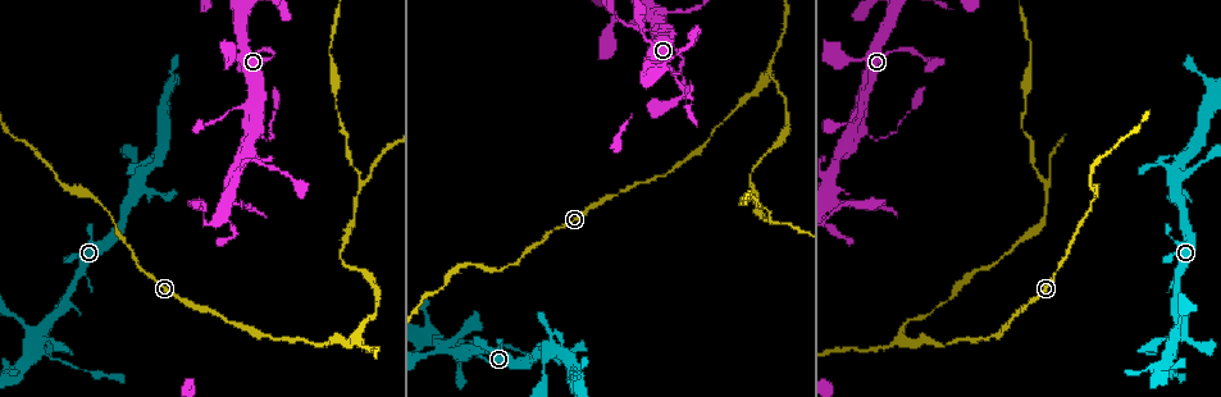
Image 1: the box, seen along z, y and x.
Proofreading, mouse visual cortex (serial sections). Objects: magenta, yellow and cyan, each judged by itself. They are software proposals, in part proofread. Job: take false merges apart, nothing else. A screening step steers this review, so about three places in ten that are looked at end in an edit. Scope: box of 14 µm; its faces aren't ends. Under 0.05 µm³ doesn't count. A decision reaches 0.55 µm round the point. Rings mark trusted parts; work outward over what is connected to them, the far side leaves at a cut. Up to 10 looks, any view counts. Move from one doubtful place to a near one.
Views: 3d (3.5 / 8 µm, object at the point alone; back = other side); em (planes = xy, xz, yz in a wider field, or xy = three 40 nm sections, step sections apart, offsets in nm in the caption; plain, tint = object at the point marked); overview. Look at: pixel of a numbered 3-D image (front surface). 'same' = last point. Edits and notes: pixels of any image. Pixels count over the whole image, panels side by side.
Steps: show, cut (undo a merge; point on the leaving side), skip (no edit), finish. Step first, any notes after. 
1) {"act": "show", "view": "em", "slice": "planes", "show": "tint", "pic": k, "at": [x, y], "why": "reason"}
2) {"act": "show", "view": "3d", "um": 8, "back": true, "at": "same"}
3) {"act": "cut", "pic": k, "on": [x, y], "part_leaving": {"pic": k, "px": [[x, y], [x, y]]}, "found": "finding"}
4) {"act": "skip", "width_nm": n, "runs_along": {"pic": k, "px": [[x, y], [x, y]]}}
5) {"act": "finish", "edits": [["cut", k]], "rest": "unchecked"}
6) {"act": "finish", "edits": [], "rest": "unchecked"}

{"act": "show", "view": "3d", "um": 8, "pic": 1, "at": [261, 134], "why": "three-way junction"}

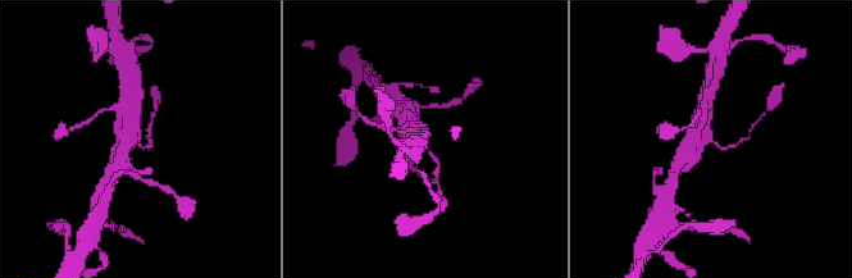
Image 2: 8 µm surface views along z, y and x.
{"act": "show", "view": "em", "slice": "xy", "step": 1, "show": "tint", "pic": 2, "at": [706, 141]}

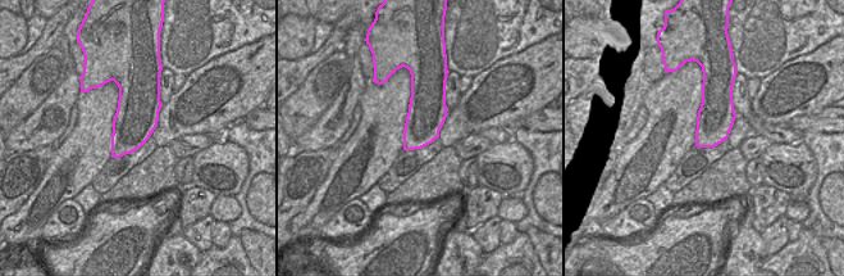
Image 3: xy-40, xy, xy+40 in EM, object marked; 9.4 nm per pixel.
{"act": "skip", "runs_along": {"pic": 2, "px": [[705, 109], [697, 130], [721, 147], [738, 144]]}, "found": "one cell here"}

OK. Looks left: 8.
{"act": "show", "view": "3d", "um": 3.5, "back": true, "pic": 1, "at": [240, 202]}

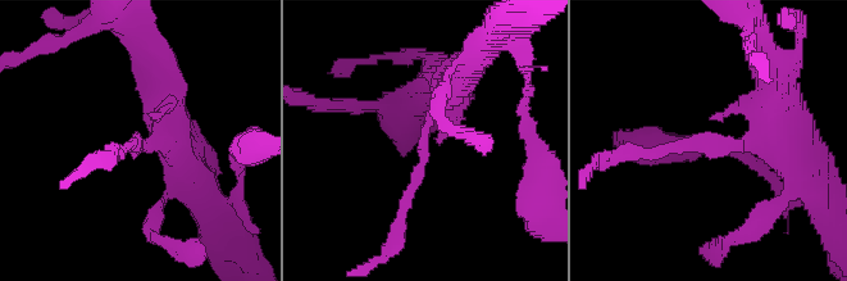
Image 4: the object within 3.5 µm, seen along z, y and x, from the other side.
{"act": "cut", "pic": 4, "on": [422, 153], "part_leaving": {"pic": 4, "px": [[429, 118], [422, 171], [397, 223]]}, "found": "two cells meet here"}

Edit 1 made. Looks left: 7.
{"act": "show", "view": "3d", "um": 8, "pic": 1, "at": [903, 339], "why": "two arms in line, one across"}

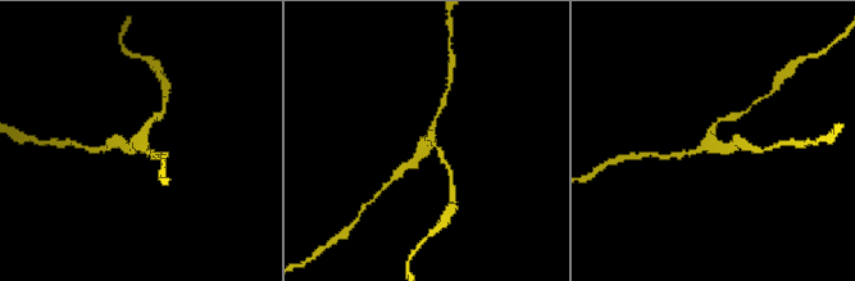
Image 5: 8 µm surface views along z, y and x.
{"act": "show", "view": "em", "slice": "planes", "show": "tint", "pic": 5, "at": [425, 142]}

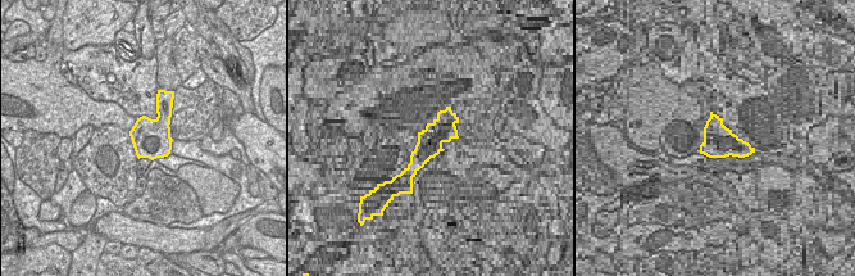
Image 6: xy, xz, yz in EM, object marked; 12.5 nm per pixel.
{"act": "skip", "width_nm": 480, "runs_along": {"pic": 5, "px": [[116, 144], [133, 149], [154, 119]]}, "found": "one cell here"}

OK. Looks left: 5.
{"act": "show", "view": "3d", "um": 8, "pic": 1, "at": [1046, 188], "why": "three arms meet"}

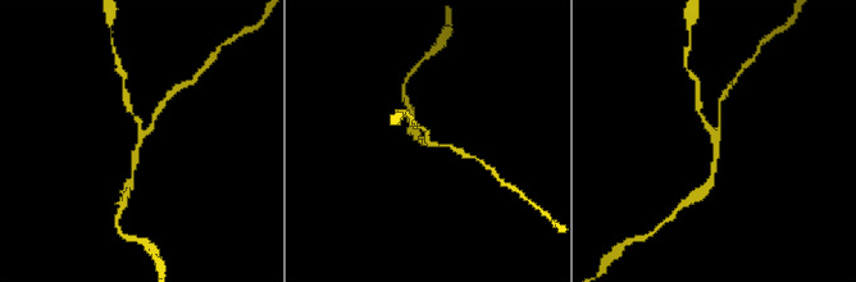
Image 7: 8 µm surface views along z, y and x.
{"act": "show", "view": "em", "slice": "xy", "step": 5, "show": "tint", "pic": 7, "at": [716, 137], "arms": 3, "arm_widths_nm": [150, 150, 150]}

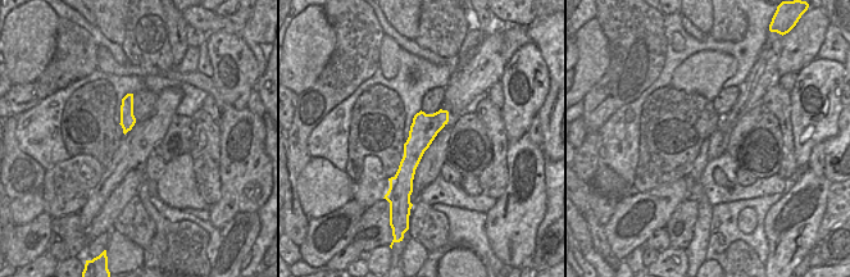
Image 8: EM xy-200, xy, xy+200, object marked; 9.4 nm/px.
{"act": "skip", "width_nm": 260, "runs_along": {"pic": 8, "px": [[444, 113], [417, 142], [401, 190]]}, "found": "all the same cell"}

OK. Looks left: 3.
{"act": "finish", "edits": [["cut", 4]], "rest": "unchecked"}

